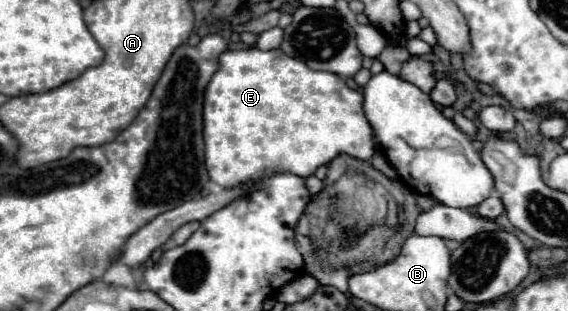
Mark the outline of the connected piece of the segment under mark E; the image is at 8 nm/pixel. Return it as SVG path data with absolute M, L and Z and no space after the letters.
M258 48L226 50L220 56L220 68L212 76L212 80L206 88L206 94L204 94L204 142L206 142L206 168L208 168L208 174L210 174L210 180L220 184L222 188L236 188L236 186L242 186L246 182L254 182L254 180L260 180L260 178L266 178L266 176L278 174L278 172L294 172L296 176L306 178L306 176L312 176L320 166L334 160L338 154L350 154L350 156L360 158L360 160L370 160L376 154L372 126L368 124L368 120L364 116L362 94L358 90L350 88L338 74L312 70L306 64L302 64L300 60L294 60L294 58L286 56L282 50L264 52L264 50L258 50Z

